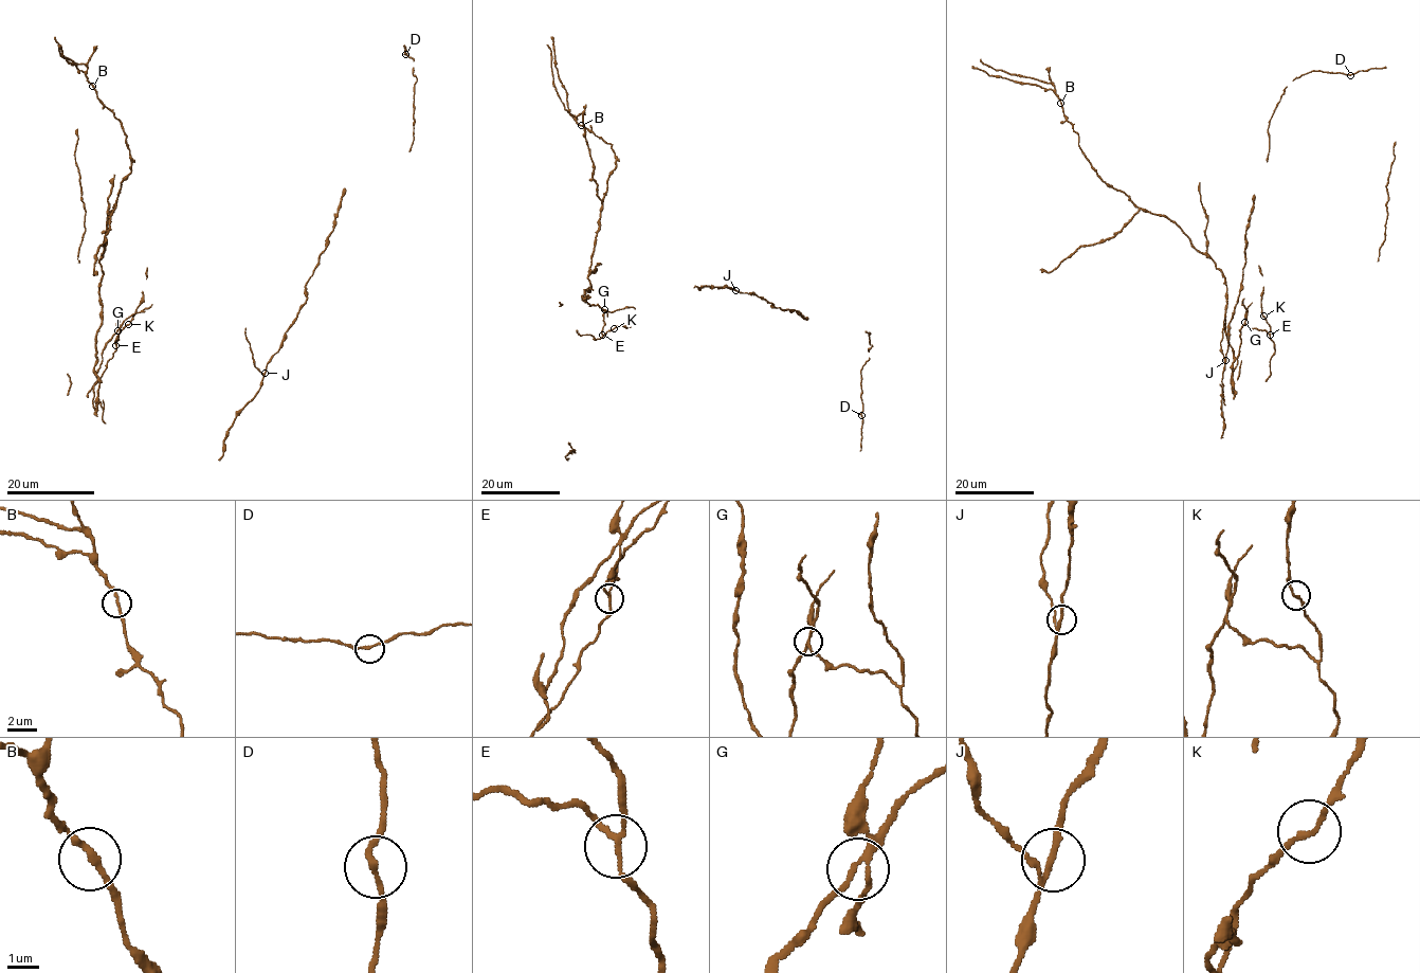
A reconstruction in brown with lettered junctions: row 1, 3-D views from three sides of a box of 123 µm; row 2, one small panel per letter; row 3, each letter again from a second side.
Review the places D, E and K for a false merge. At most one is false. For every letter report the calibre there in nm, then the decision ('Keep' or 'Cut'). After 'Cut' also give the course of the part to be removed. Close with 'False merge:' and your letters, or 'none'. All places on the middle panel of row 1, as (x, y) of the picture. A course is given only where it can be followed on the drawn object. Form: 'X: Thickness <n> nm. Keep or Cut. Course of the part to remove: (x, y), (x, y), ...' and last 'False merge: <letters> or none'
D: Thickness 160 nm. Keep
E: Thickness 140 nm. Cut. Course of the part to remove: (602, 334), (604, 309), (583, 299), (616, 157), (608, 143), (565, 109), (547, 44)
K: Thickness 140 nm. Keep
False merge: E

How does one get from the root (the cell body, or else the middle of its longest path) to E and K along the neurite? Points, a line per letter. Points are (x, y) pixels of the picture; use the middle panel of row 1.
E: (635, 307), (611, 312), (605, 309), (602, 334)
K: (635, 307), (611, 312), (605, 309), (601, 332), (604, 335), (614, 328)

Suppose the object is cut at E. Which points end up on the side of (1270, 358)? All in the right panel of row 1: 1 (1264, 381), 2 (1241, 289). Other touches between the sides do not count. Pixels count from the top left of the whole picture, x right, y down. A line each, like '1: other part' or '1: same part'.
1: same part
2: other part

